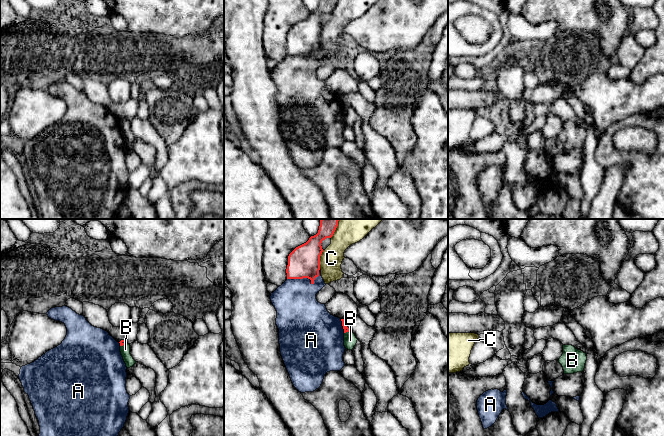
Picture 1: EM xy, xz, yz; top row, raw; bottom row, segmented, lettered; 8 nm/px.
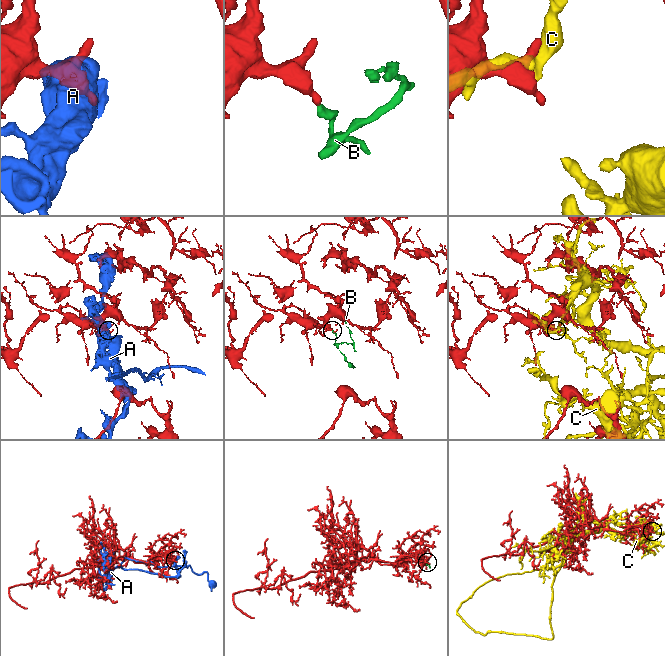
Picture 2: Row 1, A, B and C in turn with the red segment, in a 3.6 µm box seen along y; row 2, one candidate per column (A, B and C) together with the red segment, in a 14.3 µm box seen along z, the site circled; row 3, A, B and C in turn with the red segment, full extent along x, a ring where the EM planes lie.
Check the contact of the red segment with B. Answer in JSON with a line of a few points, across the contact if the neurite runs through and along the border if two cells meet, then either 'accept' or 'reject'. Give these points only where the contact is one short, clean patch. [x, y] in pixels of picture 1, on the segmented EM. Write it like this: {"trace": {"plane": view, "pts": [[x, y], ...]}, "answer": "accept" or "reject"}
{"trace": {"plane": "xy", "pts": [[126, 342], [120, 346]]}, "answer": "reject"}

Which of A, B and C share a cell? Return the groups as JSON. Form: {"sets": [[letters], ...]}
{"sets": [["A"], ["B"], ["C"]]}

